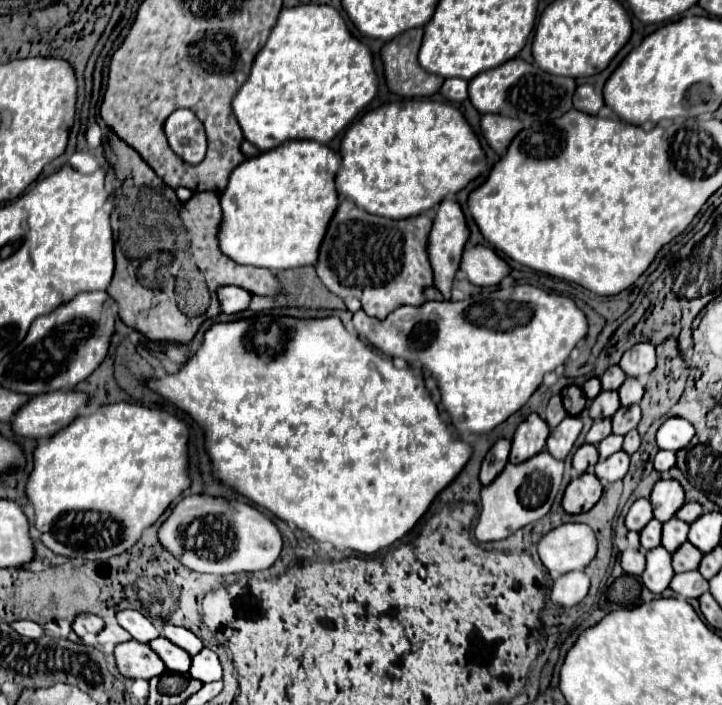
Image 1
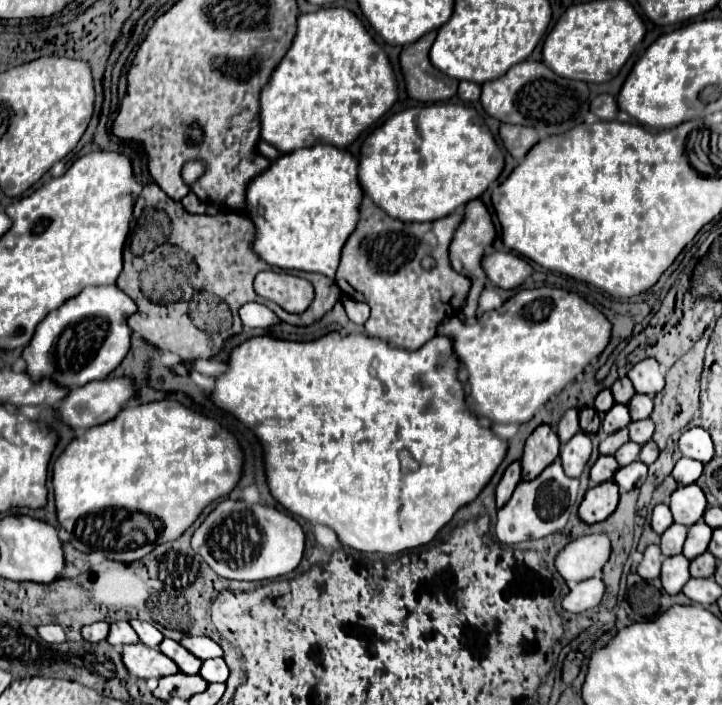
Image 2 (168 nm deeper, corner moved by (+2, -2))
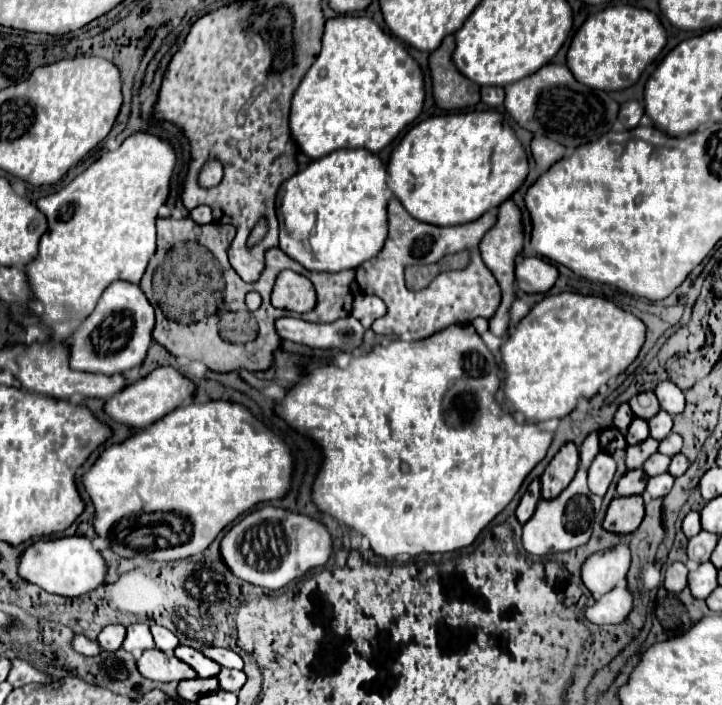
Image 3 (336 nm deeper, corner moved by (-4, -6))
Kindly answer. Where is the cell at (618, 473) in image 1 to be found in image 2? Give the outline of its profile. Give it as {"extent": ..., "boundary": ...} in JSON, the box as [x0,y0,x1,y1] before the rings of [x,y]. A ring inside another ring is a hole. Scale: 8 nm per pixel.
{"extent":[613,461,647,491],"boundary":[[[633,461],[617,469],[617,473],[613,475],[613,481],[619,485],[619,491],[631,491],[641,479],[645,479],[645,475],[647,475],[647,465],[641,461]]]}

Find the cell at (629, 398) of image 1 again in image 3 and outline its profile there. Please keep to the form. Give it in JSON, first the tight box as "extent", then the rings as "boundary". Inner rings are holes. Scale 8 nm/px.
{"extent":[649,411,673,441],"boundary":[[[661,411],[659,415],[655,415],[655,419],[649,421],[649,427],[651,427],[651,437],[655,437],[657,441],[665,439],[671,429],[673,429],[673,417],[667,415],[665,411]]]}

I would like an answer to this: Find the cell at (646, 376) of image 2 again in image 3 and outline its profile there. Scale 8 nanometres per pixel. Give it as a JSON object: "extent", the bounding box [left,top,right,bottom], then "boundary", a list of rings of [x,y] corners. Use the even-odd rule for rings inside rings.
{"extent":[655,381,685,415],"boundary":[[[669,381],[659,383],[655,389],[655,395],[659,395],[659,403],[663,411],[667,411],[669,415],[679,415],[685,411],[685,395],[677,385]]]}

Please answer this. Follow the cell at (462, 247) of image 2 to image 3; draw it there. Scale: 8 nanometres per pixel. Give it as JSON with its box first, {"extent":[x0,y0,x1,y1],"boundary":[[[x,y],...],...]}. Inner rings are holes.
{"extent":[481,199,525,337],"boundary":[[[509,199],[499,207],[499,219],[497,219],[495,227],[481,241],[483,261],[487,261],[487,267],[491,267],[493,275],[499,279],[499,285],[503,291],[503,301],[499,305],[499,311],[495,313],[495,319],[489,319],[489,331],[497,337],[503,337],[509,329],[509,321],[511,321],[509,311],[511,311],[513,301],[517,299],[517,293],[515,293],[515,259],[523,251],[523,241],[525,241],[525,229],[523,229],[521,209],[517,207],[515,201]]]}

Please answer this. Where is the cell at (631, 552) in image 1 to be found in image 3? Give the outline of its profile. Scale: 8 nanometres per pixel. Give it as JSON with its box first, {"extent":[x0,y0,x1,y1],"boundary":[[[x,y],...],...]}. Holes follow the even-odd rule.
{"extent":[665,563,689,593],"boundary":[[[671,563],[665,569],[665,589],[671,593],[681,593],[687,587],[687,573],[689,569],[683,563]]]}

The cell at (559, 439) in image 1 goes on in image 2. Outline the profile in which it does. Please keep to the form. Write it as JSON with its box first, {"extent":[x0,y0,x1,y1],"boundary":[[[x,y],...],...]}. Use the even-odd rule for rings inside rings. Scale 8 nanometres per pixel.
{"extent":[559,431,591,477],"boundary":[[[577,431],[567,443],[561,443],[559,449],[563,469],[569,477],[581,475],[581,469],[587,463],[589,455],[591,455],[591,439],[583,431]]]}

